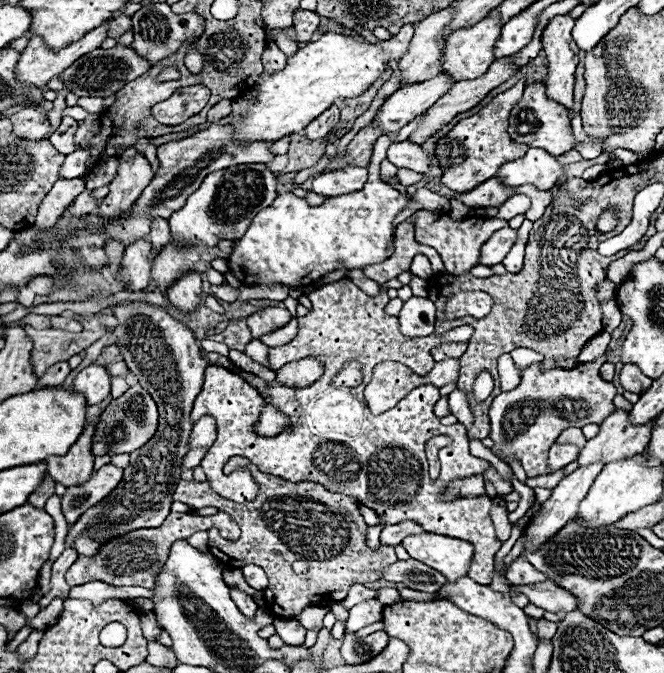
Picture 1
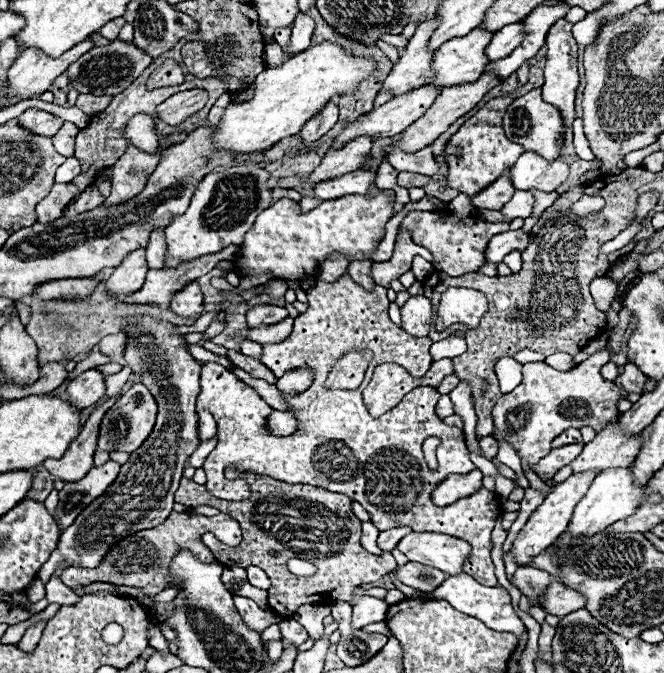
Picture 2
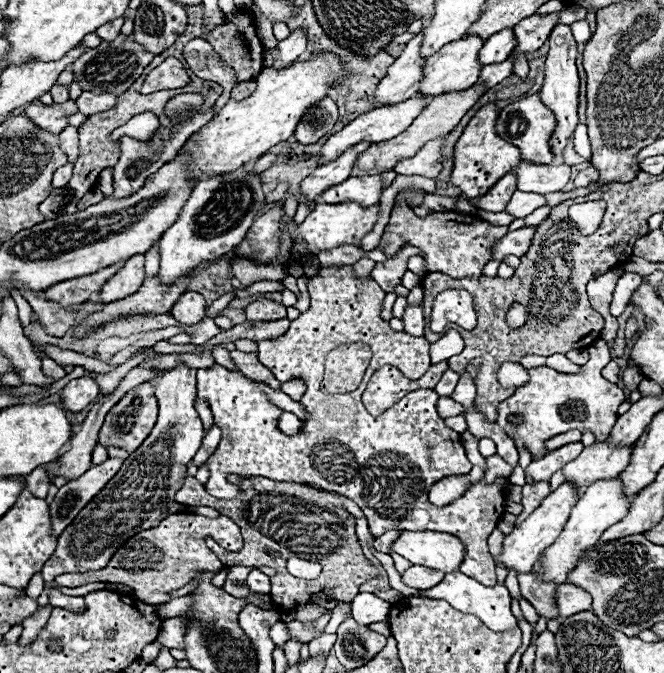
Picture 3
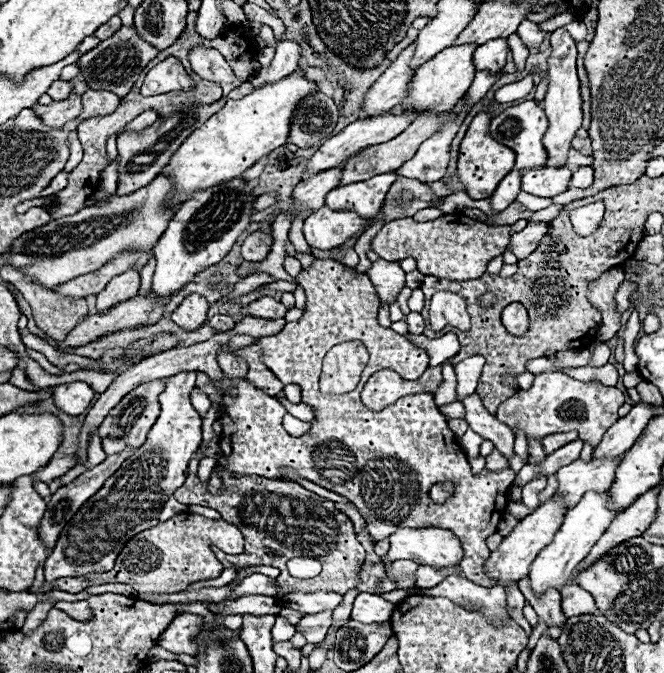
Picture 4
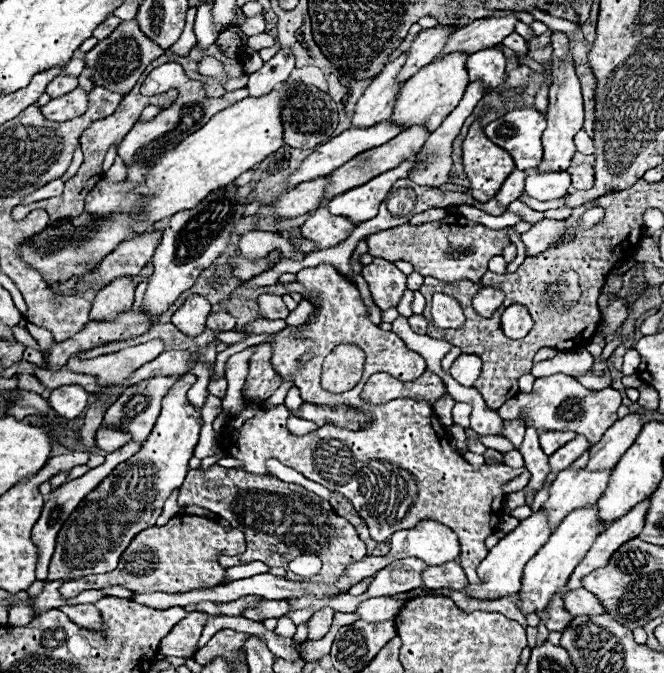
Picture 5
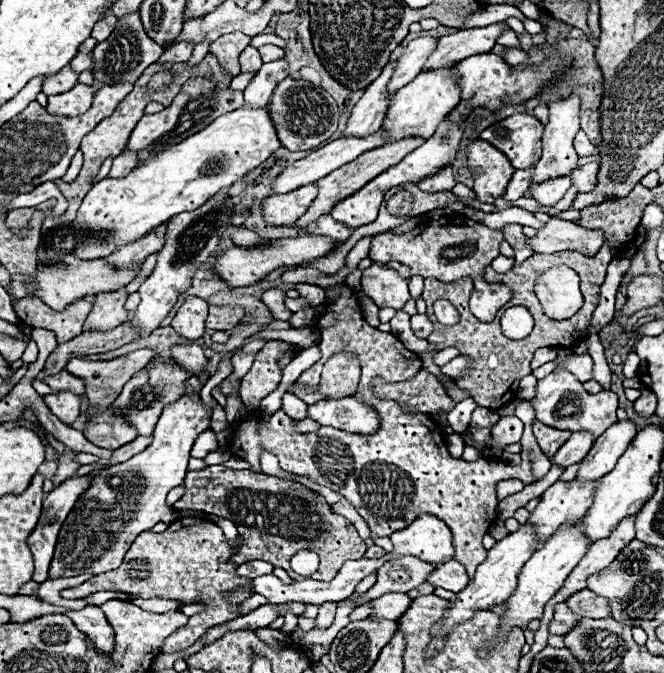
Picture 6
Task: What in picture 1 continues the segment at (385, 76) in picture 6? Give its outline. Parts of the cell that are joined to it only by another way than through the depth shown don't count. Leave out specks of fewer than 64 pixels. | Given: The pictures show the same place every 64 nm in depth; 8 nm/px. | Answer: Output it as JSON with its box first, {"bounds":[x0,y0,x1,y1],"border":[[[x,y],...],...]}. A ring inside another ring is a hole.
{"bounds":[400,8,452,86],"border":[[[444,8],[430,14],[426,20],[418,24],[408,52],[400,58],[400,86],[424,82],[442,72],[440,58],[446,38],[438,40],[438,36],[446,28],[450,16],[452,8]]]}

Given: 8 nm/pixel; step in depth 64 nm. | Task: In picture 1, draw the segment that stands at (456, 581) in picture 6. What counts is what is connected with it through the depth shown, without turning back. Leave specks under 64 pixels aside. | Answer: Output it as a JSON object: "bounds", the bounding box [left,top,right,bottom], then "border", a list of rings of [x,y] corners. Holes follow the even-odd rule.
{"bounds":[382,560,446,592],"border":[[[404,560],[404,562],[396,562],[390,568],[386,568],[382,572],[382,578],[404,586],[404,588],[412,588],[412,590],[420,590],[420,592],[438,592],[446,578],[440,576],[440,572],[428,568],[426,564],[420,564],[416,560]]]}

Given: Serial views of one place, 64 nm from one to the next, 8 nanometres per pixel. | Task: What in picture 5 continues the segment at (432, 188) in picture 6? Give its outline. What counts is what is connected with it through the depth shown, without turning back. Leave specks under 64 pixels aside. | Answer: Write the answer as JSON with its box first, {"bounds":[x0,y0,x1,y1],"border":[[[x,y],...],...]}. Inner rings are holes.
{"bounds":[408,82,482,188],"border":[[[472,82],[472,84],[468,86],[468,90],[466,90],[464,98],[460,100],[460,104],[448,114],[448,118],[442,122],[442,126],[440,126],[436,132],[432,132],[432,134],[428,136],[428,140],[426,140],[422,152],[420,152],[420,158],[422,158],[422,160],[418,162],[418,166],[416,166],[416,168],[412,170],[412,174],[408,176],[410,180],[416,180],[416,184],[428,186],[428,188],[440,188],[440,186],[444,186],[444,184],[450,182],[450,176],[448,176],[448,174],[450,174],[450,168],[452,168],[452,158],[450,158],[450,154],[452,154],[452,142],[454,142],[454,138],[458,136],[458,132],[460,132],[464,120],[472,114],[474,106],[478,104],[480,98],[482,98],[482,84],[480,84],[480,82]]]}

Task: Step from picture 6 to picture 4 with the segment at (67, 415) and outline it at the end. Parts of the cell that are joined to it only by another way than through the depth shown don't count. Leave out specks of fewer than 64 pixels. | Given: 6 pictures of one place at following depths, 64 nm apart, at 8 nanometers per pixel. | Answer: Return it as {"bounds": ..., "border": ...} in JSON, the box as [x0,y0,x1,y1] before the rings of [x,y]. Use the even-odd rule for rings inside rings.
{"bounds":[52,382,94,416],"border":[[[72,382],[72,384],[62,384],[54,390],[52,394],[54,404],[70,414],[70,416],[80,416],[84,412],[84,408],[90,406],[92,398],[94,398],[94,390],[88,388],[88,384],[84,382]]]}

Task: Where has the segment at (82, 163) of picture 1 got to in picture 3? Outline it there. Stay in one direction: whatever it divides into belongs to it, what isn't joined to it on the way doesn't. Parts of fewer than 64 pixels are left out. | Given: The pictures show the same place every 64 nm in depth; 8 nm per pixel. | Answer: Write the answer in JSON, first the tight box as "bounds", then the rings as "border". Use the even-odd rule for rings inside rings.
{"bounds":[52,164,72,188],"border":[[[66,164],[64,168],[58,168],[56,174],[54,174],[54,180],[52,180],[52,188],[64,188],[72,176],[72,164]]]}

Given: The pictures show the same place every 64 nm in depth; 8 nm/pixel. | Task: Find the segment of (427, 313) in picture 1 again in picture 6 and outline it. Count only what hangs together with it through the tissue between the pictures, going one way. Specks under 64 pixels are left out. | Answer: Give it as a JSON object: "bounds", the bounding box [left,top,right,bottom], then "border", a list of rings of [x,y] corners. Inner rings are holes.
{"bounds":[412,314,434,340],"border":[[[414,314],[412,316],[412,330],[418,338],[426,340],[430,336],[430,332],[434,330],[434,324],[430,322],[430,318],[426,314]]]}

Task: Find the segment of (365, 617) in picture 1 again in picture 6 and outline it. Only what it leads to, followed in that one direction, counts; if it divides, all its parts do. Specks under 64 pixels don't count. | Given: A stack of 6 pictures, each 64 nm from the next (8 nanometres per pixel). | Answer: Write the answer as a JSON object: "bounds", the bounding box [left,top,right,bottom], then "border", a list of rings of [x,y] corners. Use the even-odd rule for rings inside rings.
{"bounds":[372,592,412,620],"border":[[[392,592],[392,594],[384,594],[376,600],[372,600],[372,616],[380,616],[380,618],[386,618],[386,620],[398,620],[408,604],[412,600],[406,596],[406,594],[398,594],[398,592]]]}

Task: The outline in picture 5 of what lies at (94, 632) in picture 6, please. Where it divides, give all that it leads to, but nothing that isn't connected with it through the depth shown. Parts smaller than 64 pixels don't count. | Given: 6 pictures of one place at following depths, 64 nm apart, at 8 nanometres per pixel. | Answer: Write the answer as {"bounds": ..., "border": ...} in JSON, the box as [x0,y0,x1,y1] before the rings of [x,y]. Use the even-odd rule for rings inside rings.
{"bounds":[60,604,102,630],"border":[[[78,604],[78,606],[60,606],[60,610],[80,628],[86,630],[100,630],[102,628],[102,618],[100,612],[96,610],[94,604]]]}

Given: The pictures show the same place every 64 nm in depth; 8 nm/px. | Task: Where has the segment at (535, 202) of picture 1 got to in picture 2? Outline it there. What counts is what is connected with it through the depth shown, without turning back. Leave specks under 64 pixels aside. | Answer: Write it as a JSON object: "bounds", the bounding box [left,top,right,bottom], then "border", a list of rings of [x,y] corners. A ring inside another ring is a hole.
{"bounds":[532,192,558,216],"border":[[[532,192],[536,196],[536,208],[532,216],[540,216],[548,206],[552,206],[558,200],[558,192]]]}

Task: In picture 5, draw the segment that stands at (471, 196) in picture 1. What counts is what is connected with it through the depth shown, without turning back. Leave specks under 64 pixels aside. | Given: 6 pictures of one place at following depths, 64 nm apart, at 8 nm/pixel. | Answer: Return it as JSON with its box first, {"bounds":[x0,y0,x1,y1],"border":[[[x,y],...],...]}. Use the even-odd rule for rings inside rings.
{"bounds":[496,170,528,206],"border":[[[514,170],[514,172],[506,178],[506,182],[502,184],[500,192],[496,194],[496,198],[498,198],[498,202],[500,202],[502,206],[508,206],[510,202],[518,200],[518,198],[524,194],[526,176],[528,176],[528,172],[524,172],[524,170]]]}

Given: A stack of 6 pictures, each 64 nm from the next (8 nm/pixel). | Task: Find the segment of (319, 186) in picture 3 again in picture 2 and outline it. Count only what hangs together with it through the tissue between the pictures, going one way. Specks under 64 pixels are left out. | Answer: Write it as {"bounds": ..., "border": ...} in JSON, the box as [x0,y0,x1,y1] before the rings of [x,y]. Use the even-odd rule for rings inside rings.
{"bounds":[306,136,372,188],"border":[[[360,136],[352,142],[348,142],[342,150],[326,152],[326,156],[322,158],[322,164],[308,176],[306,184],[310,188],[314,188],[320,182],[334,180],[334,178],[344,176],[346,172],[358,170],[360,164],[364,164],[364,156],[370,152],[370,148],[372,148],[372,138]]]}

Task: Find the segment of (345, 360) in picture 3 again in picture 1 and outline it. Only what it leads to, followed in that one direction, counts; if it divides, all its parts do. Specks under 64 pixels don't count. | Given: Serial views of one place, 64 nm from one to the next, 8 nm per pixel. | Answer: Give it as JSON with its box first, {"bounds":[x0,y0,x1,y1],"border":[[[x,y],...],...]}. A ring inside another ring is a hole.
{"bounds":[332,362,362,388],"border":[[[346,362],[338,374],[332,378],[332,386],[340,388],[340,386],[348,386],[348,388],[356,388],[362,382],[362,366],[358,362]]]}

